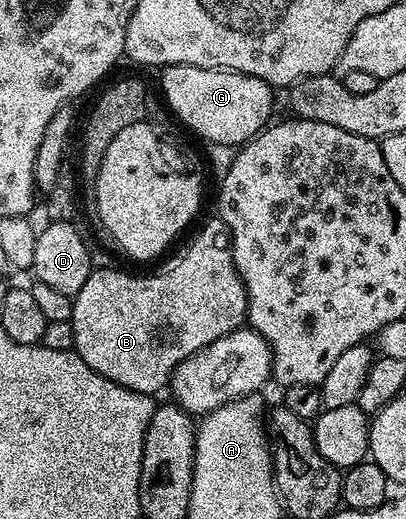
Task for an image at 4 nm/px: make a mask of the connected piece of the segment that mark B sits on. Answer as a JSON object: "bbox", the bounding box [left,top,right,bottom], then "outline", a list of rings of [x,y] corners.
{"bbox":[69,216,246,396],"outline":[[[217,216],[211,218],[211,222],[204,223],[202,231],[191,240],[190,247],[179,256],[178,263],[175,266],[168,267],[167,270],[160,271],[159,274],[125,274],[122,270],[91,269],[88,280],[84,280],[84,288],[80,288],[80,292],[73,295],[74,307],[69,321],[72,336],[74,337],[73,351],[81,356],[84,364],[88,364],[88,368],[100,372],[100,376],[104,376],[132,392],[154,396],[157,395],[157,390],[165,391],[169,387],[172,372],[184,359],[200,352],[208,344],[212,344],[212,340],[224,336],[230,330],[239,329],[246,322],[246,289],[240,280],[238,270],[234,266],[234,257],[230,251],[230,236],[227,233],[226,223]]]}

